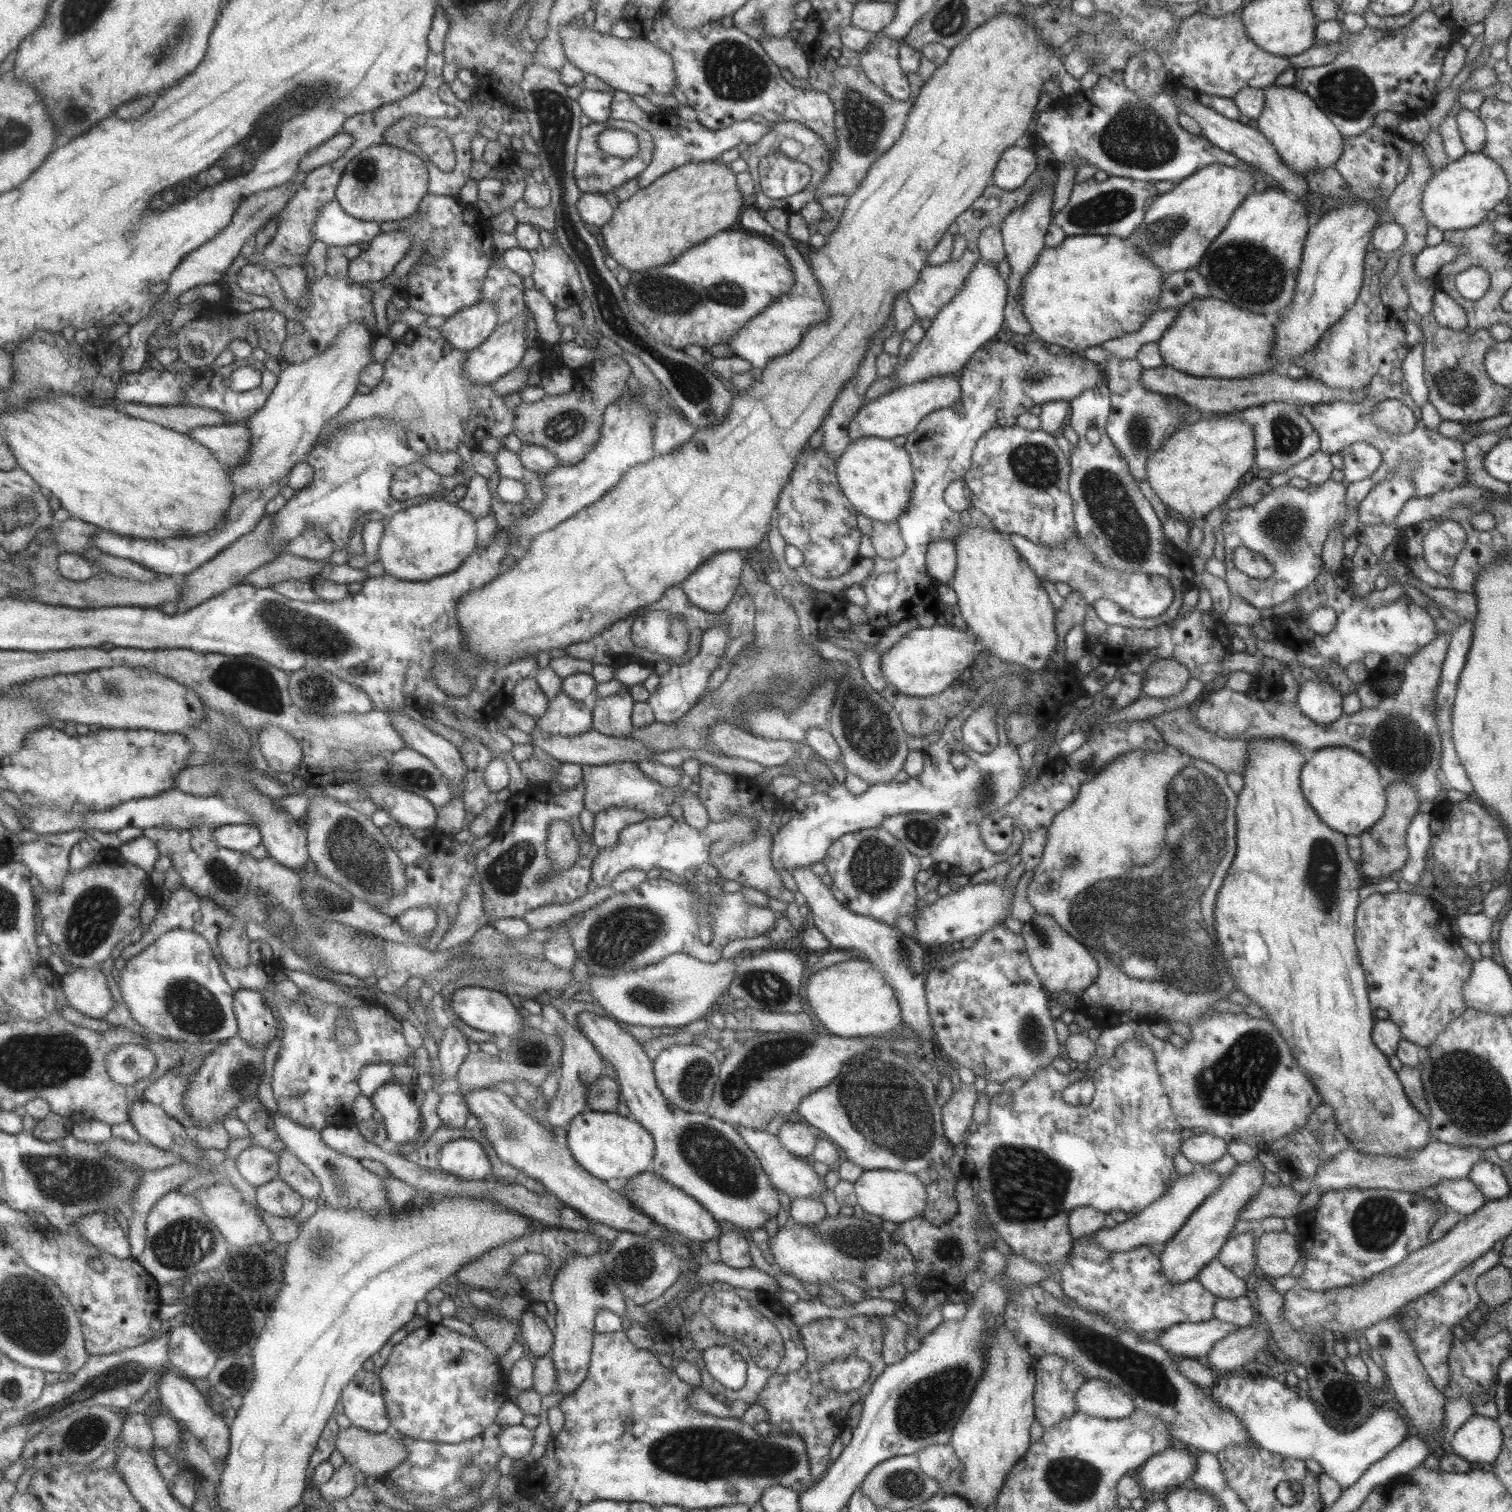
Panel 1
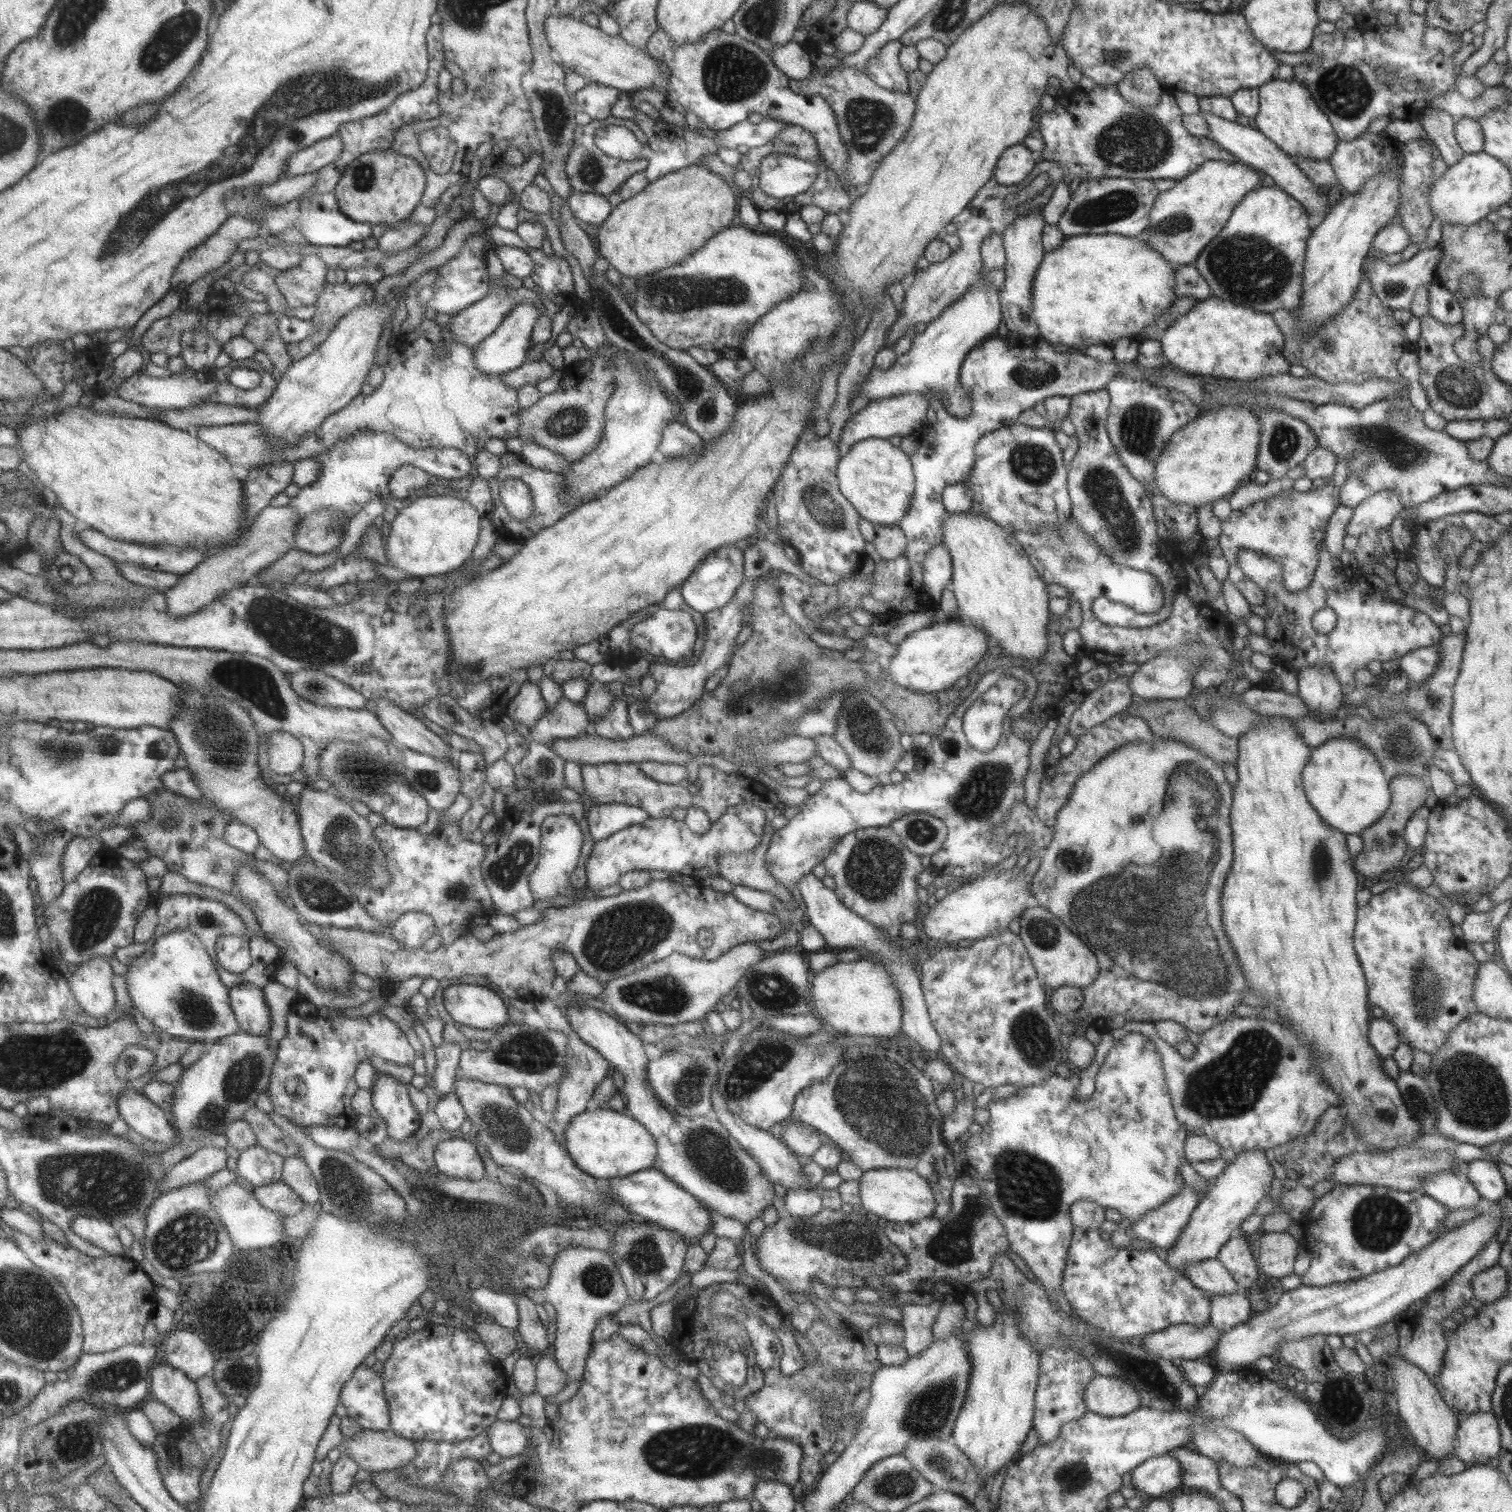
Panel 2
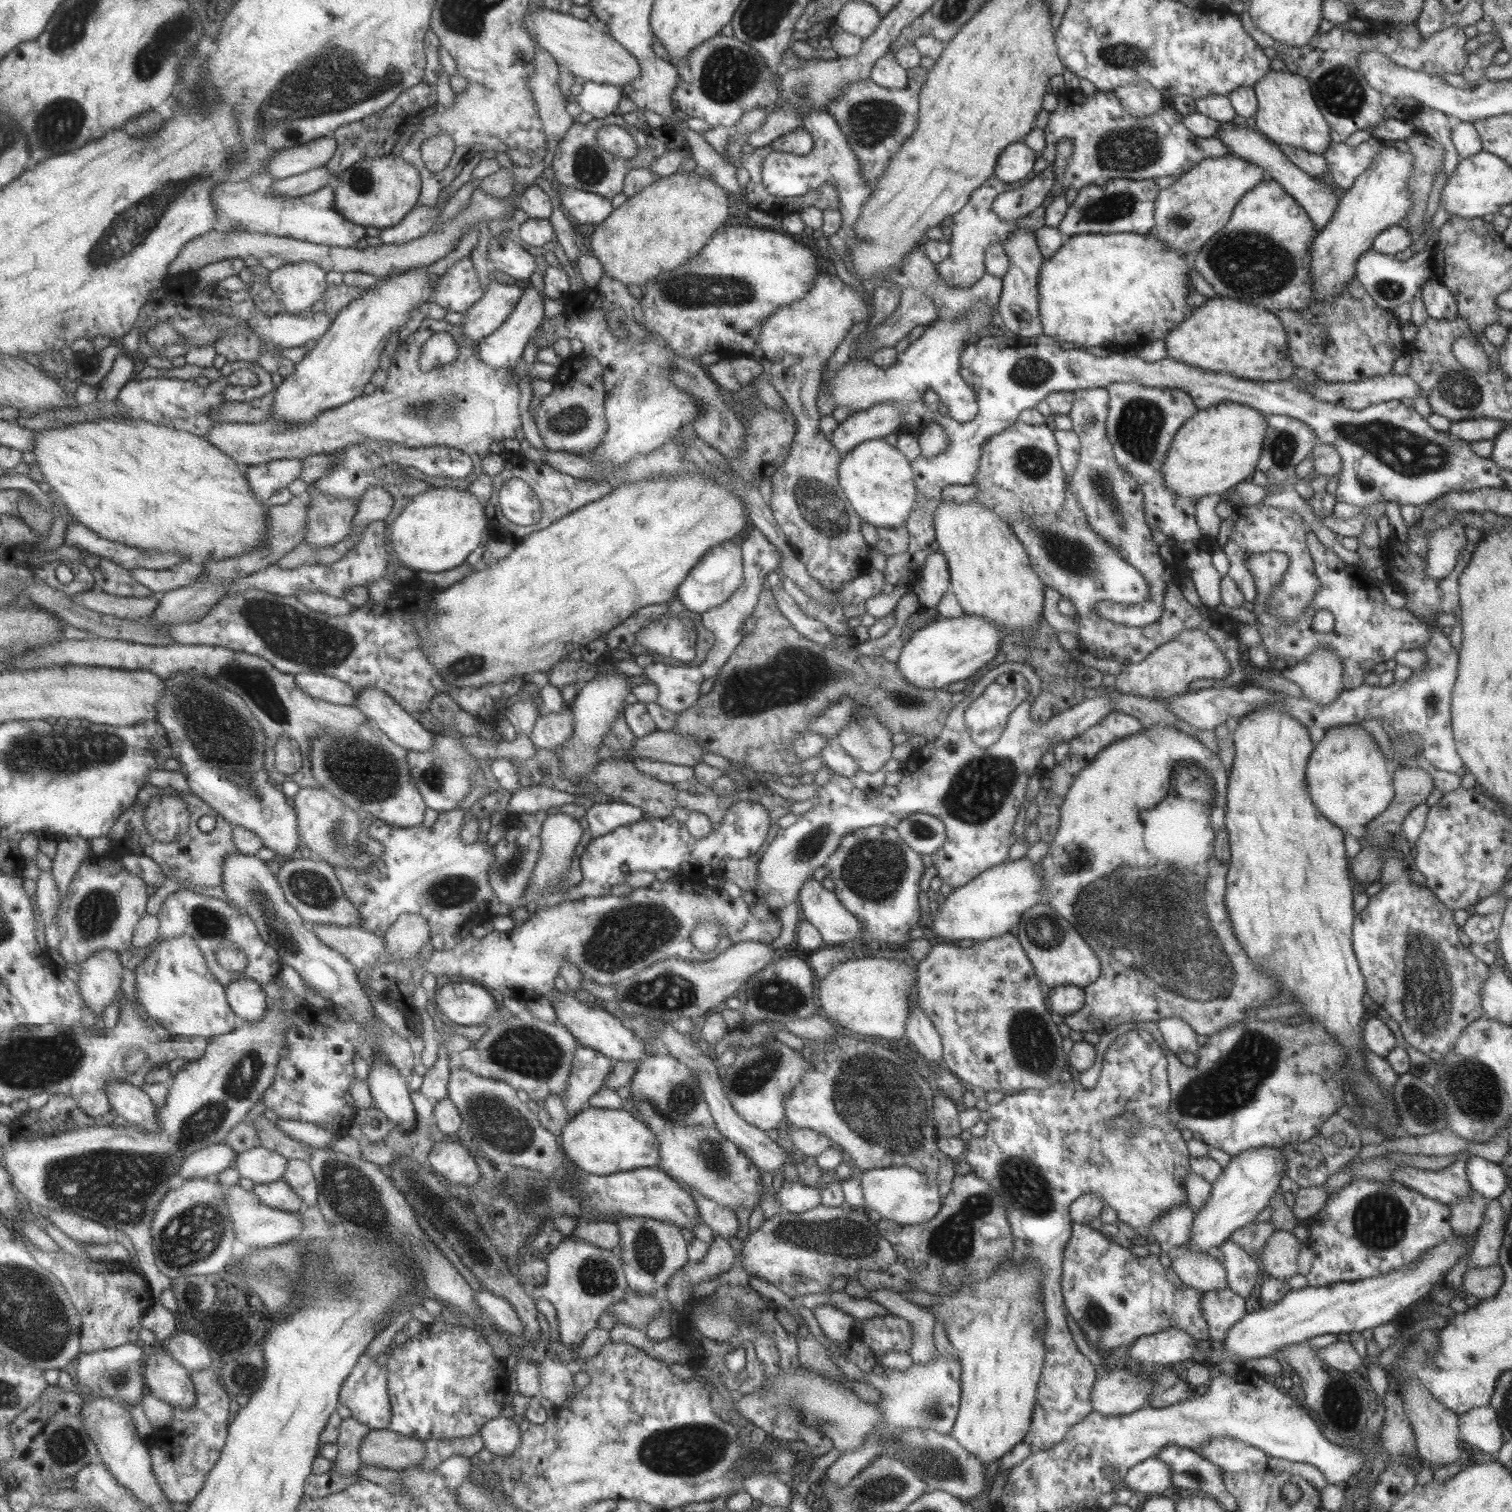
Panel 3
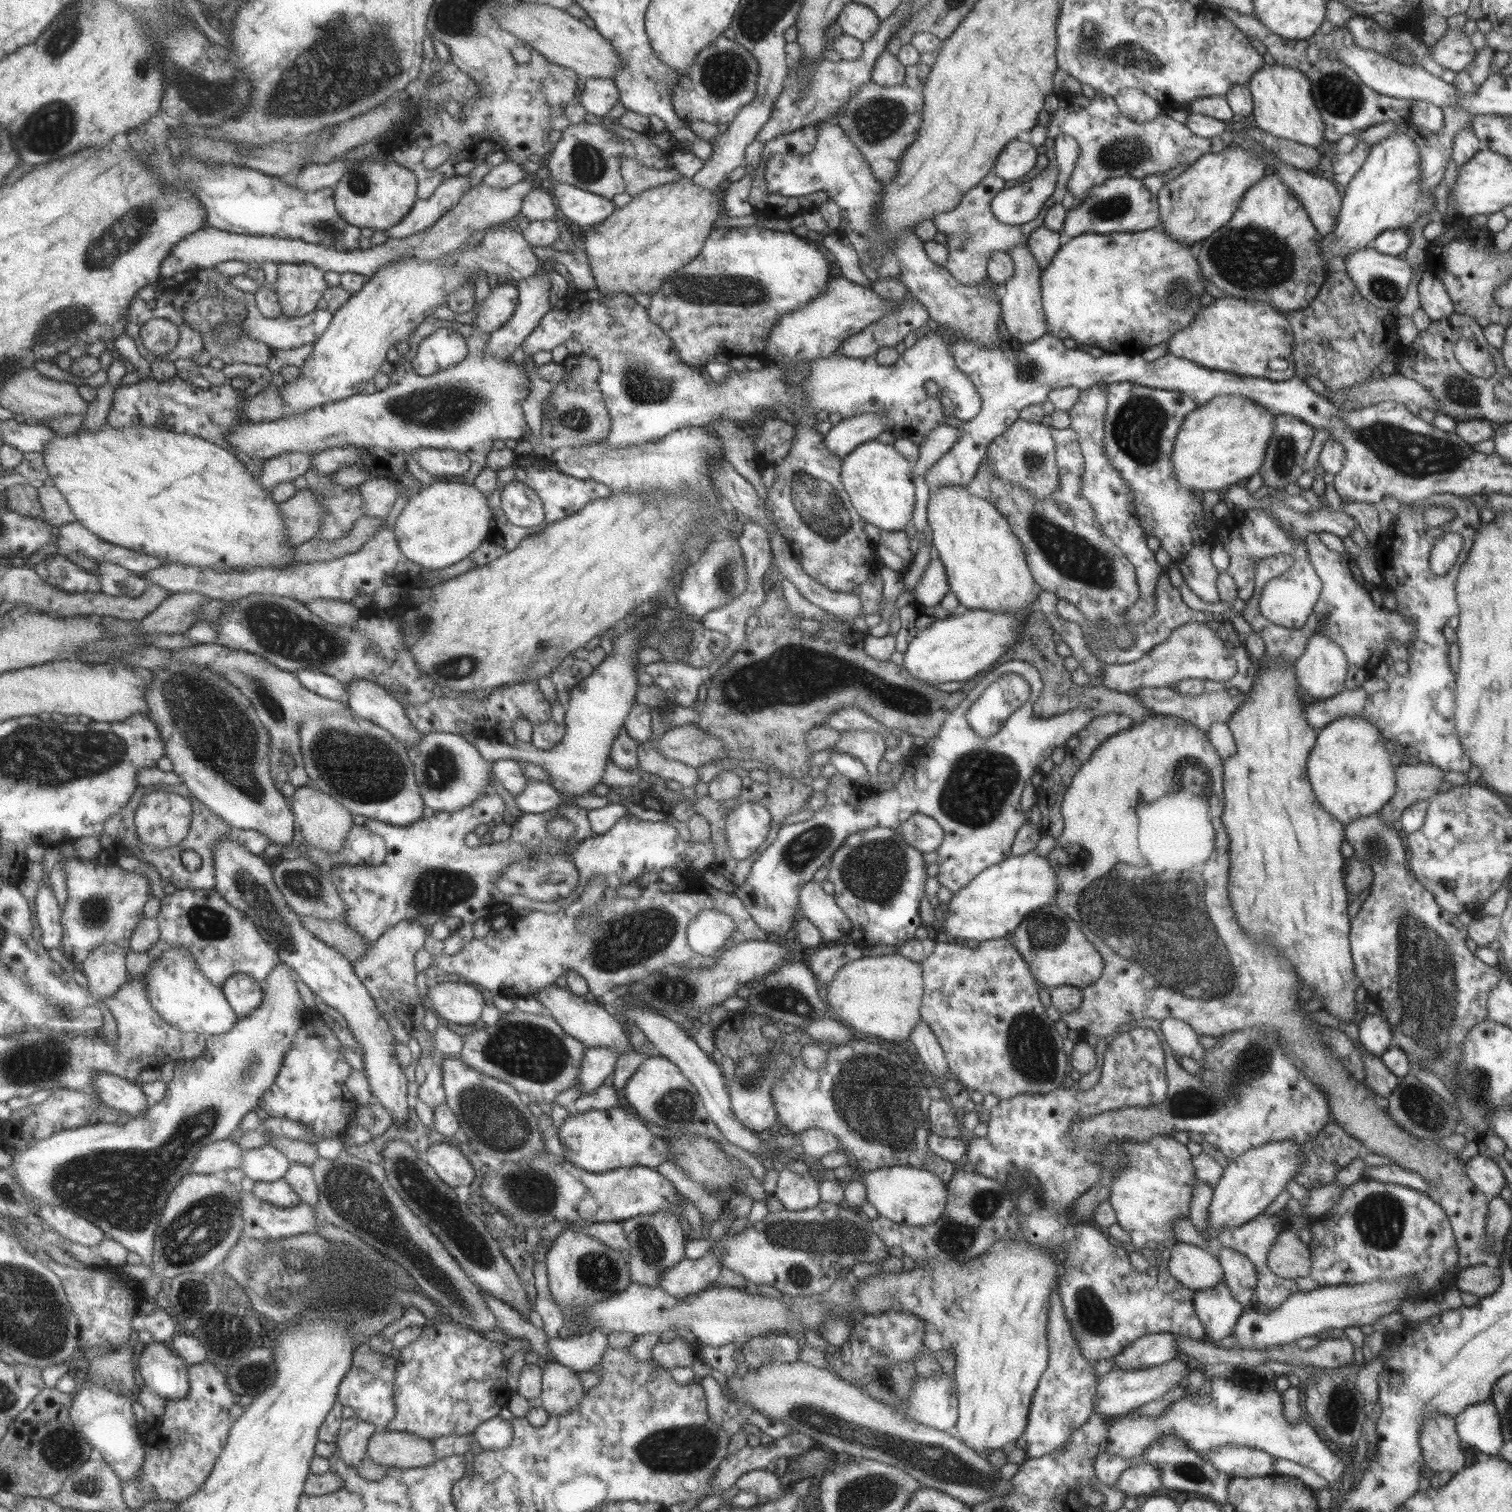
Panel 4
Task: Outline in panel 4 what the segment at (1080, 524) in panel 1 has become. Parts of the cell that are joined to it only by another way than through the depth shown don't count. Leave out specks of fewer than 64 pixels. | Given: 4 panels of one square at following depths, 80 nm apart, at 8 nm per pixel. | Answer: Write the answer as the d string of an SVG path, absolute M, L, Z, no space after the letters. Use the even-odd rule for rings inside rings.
M1095 384L1085 388L1075 404L1069 409L1068 426L1077 433L1077 442L1084 460L1082 472L1081 492L1085 500L1091 505L1096 516L1098 527L1112 540L1115 546L1121 549L1125 558L1133 565L1136 574L1137 587L1139 587L1138 600L1123 613L1123 618L1141 624L1155 612L1155 586L1157 576L1163 571L1155 561L1154 554L1147 549L1145 540L1147 536L1139 526L1137 516L1134 515L1134 506L1130 503L1128 488L1122 482L1120 474L1108 463L1103 452L1103 421L1106 413L1106 386Z

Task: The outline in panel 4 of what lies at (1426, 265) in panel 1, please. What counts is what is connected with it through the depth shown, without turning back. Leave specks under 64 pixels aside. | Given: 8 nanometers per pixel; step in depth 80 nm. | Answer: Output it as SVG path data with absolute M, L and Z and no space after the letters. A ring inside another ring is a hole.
M1368 246L1347 254L1342 260L1345 265L1344 278L1350 279L1357 292L1367 302L1388 311L1399 304L1411 278L1411 267L1405 259L1399 260L1397 257L1379 254L1371 246Z

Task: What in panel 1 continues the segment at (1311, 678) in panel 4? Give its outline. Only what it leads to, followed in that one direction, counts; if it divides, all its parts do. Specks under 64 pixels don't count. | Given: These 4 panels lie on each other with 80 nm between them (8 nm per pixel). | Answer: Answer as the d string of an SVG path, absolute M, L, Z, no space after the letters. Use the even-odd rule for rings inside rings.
M1313 677L1298 686L1296 703L1311 722L1321 726L1333 724L1341 716L1342 694L1328 681Z

